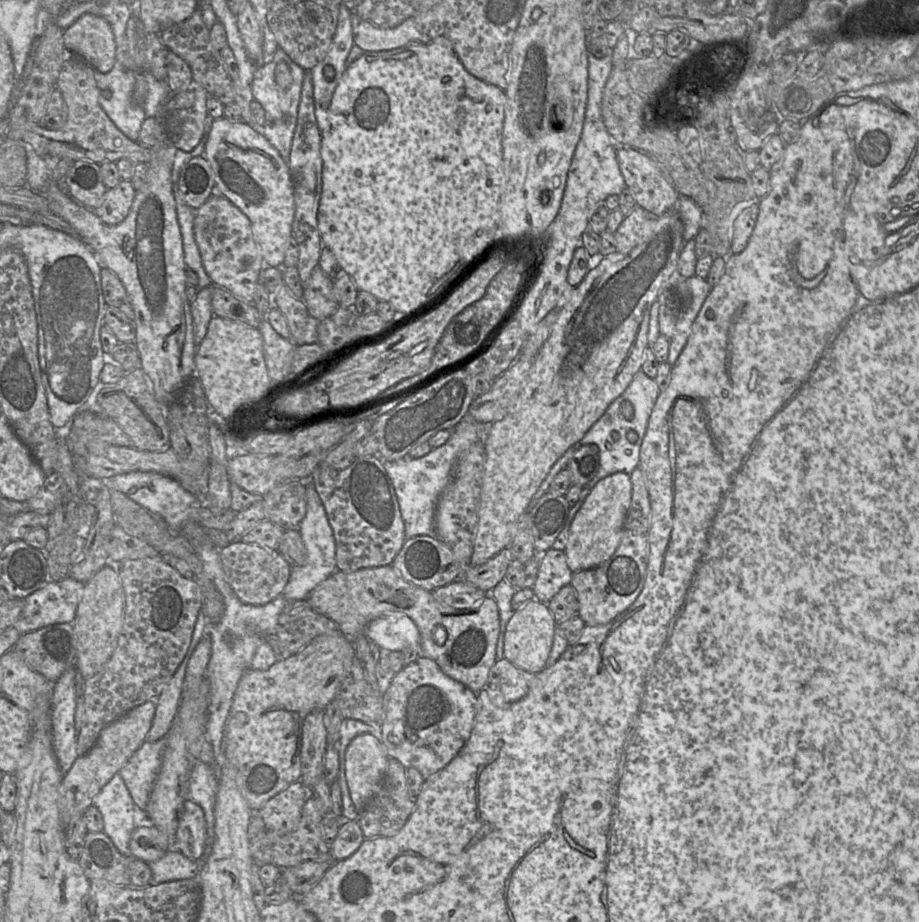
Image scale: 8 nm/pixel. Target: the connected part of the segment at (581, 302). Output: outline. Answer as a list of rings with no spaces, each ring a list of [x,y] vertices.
[[[675,210],[666,212],[661,216],[650,217],[649,237],[645,241],[635,246],[628,253],[616,251],[615,253],[603,257],[595,268],[590,269],[587,272],[586,276],[576,287],[569,286],[564,299],[558,306],[558,317],[551,328],[549,337],[534,358],[531,370],[522,389],[518,393],[517,398],[512,402],[508,411],[488,427],[488,434],[486,435],[484,445],[485,464],[478,509],[478,525],[470,561],[471,566],[480,566],[497,555],[501,550],[510,547],[522,514],[541,483],[548,475],[552,466],[572,445],[579,442],[584,437],[593,424],[604,414],[608,406],[626,390],[635,374],[641,370],[644,356],[648,348],[647,335],[651,307],[658,299],[660,291],[667,287],[671,287],[673,279],[681,276],[677,270],[677,262],[685,244],[683,230],[683,222]]]

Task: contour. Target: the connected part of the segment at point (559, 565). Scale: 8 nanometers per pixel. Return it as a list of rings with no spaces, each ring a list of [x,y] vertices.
[[[554,548],[539,554],[539,572],[534,584],[535,599],[549,604],[565,586],[571,585],[573,572],[567,564],[566,553]]]

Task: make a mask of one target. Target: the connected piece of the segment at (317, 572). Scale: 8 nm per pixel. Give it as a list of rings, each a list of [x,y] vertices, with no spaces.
[[[309,481],[305,482],[307,499],[306,514],[297,529],[306,548],[306,561],[303,565],[291,567],[289,580],[282,592],[282,595],[290,602],[305,600],[319,583],[337,571],[335,559],[336,546],[333,531],[313,484]]]

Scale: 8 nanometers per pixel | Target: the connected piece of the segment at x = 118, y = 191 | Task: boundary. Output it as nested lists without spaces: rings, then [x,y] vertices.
[[[121,180],[117,186],[107,190],[94,212],[105,224],[117,225],[128,216],[135,195],[131,180]]]

